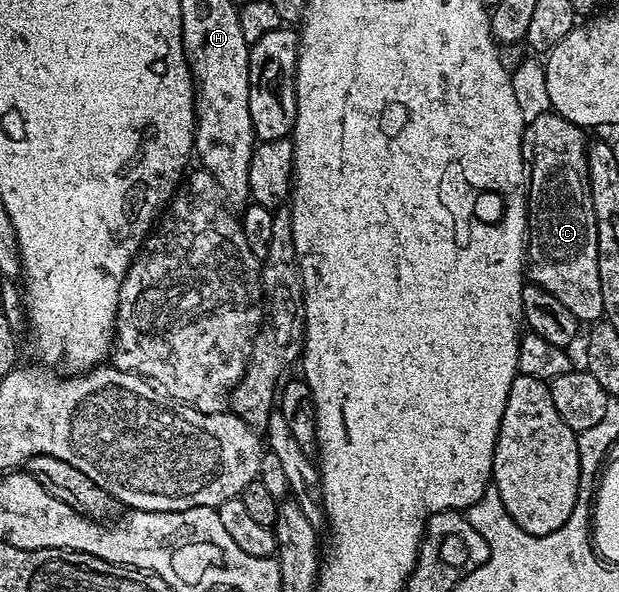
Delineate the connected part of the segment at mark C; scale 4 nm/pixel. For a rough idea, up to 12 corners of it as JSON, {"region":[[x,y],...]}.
{"region":[[526,121],[525,272],[603,316],[584,129]]}

